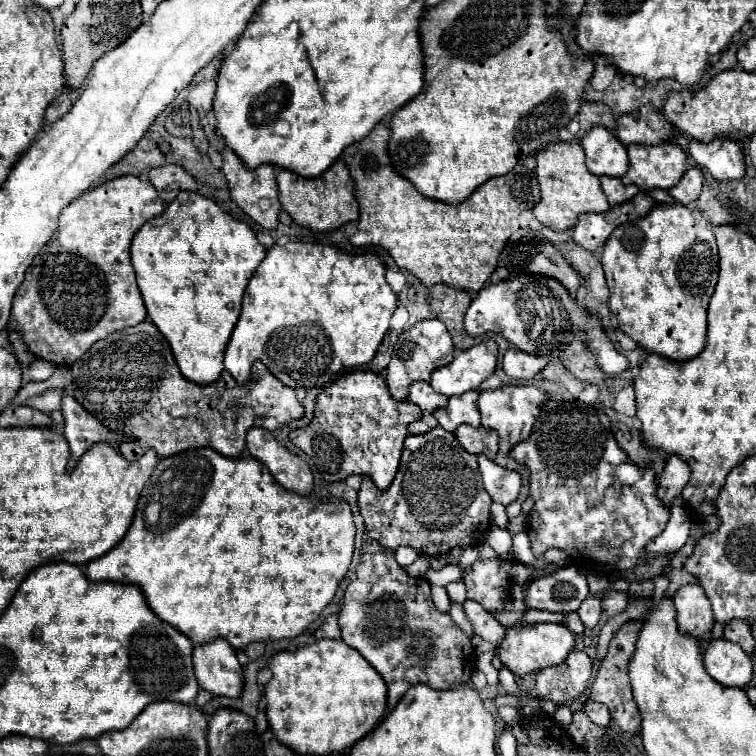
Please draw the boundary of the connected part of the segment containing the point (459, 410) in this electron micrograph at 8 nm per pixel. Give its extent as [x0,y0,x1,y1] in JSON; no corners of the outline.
[434,392,480,432]

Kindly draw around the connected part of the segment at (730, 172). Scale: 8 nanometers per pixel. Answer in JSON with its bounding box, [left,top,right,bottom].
[688,140,744,182]

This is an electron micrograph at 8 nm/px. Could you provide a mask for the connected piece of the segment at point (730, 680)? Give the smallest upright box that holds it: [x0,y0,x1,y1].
[704,640,752,688]

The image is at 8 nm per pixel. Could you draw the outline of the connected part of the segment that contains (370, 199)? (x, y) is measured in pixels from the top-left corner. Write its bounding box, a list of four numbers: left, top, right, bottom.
[344,122,540,292]

